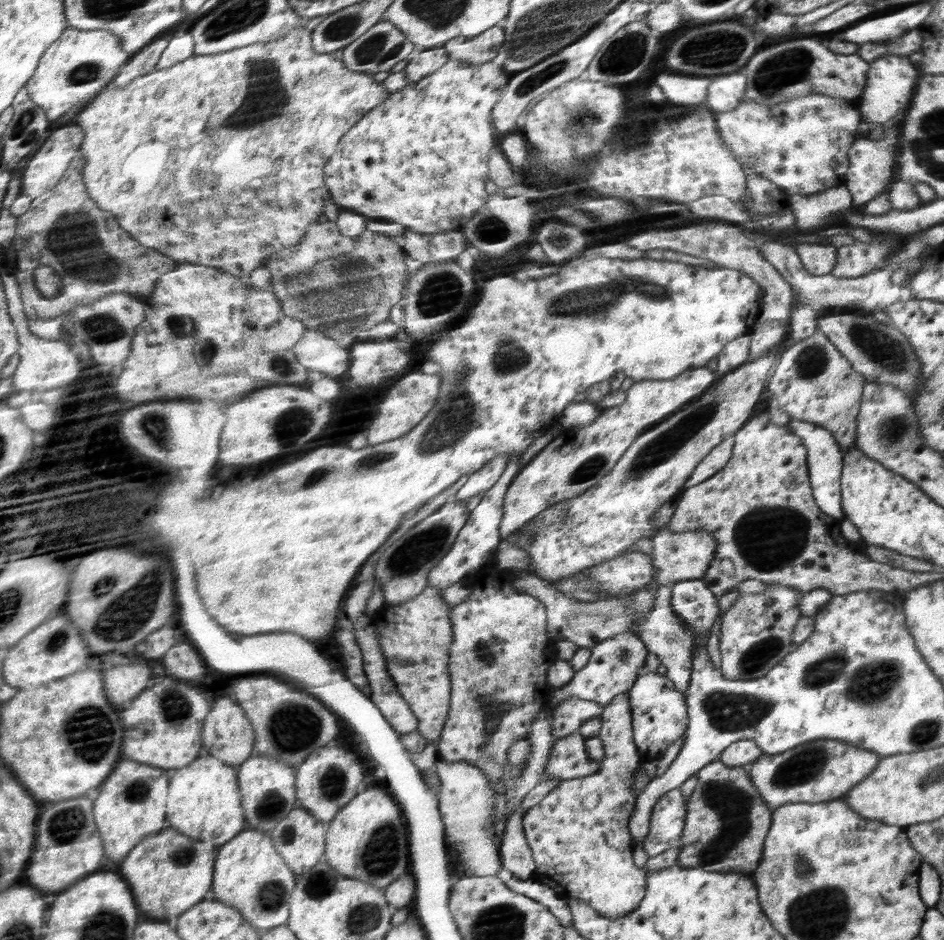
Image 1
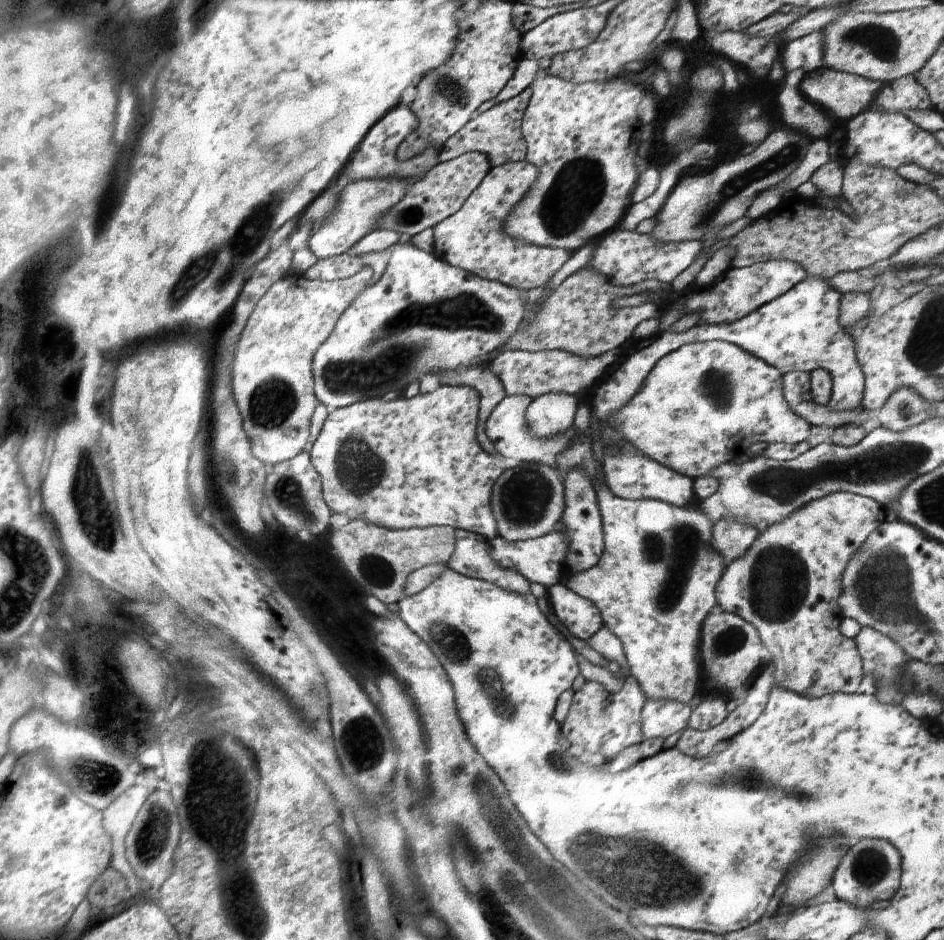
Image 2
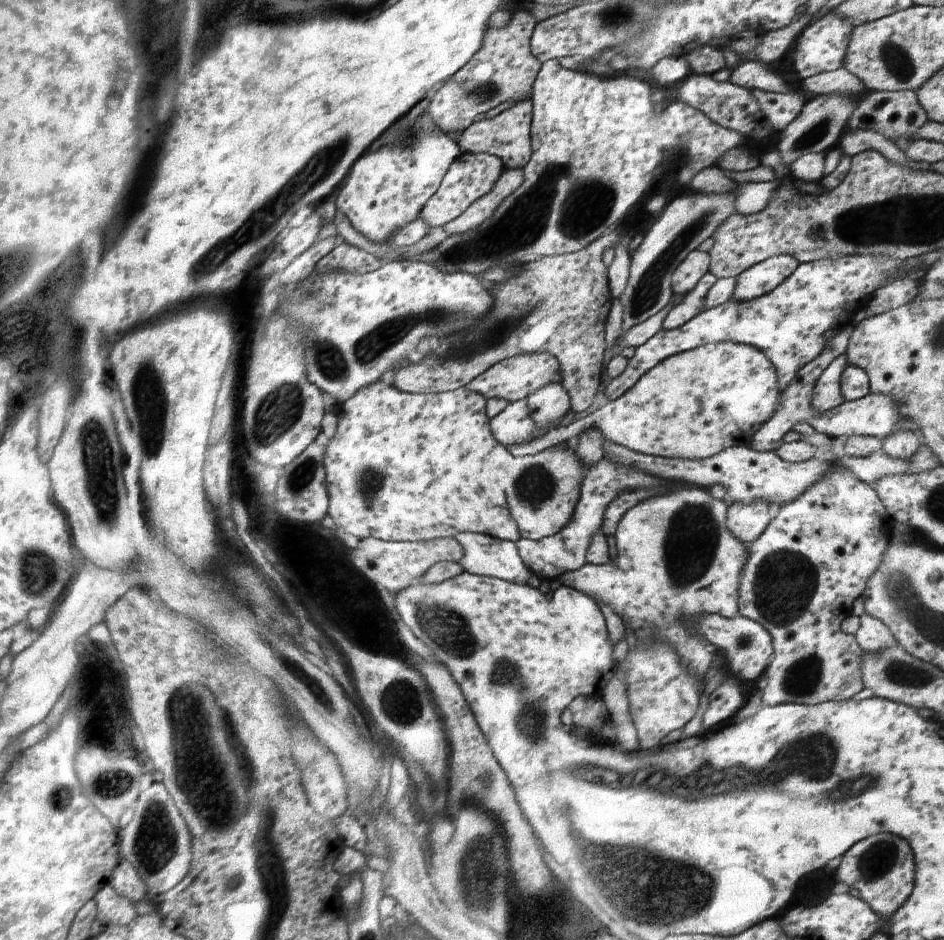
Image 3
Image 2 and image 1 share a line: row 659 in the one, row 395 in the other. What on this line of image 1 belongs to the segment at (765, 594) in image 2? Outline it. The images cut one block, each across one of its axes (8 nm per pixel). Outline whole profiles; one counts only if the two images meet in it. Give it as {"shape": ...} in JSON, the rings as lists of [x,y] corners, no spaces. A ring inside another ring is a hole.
{"shape":[[[817,330],[816,336],[812,334],[782,352],[770,378],[768,392],[776,407],[788,413],[790,418],[811,422],[832,432],[842,454],[846,454],[848,447],[856,444],[857,418],[865,383],[865,375],[858,374],[826,335]]]}

